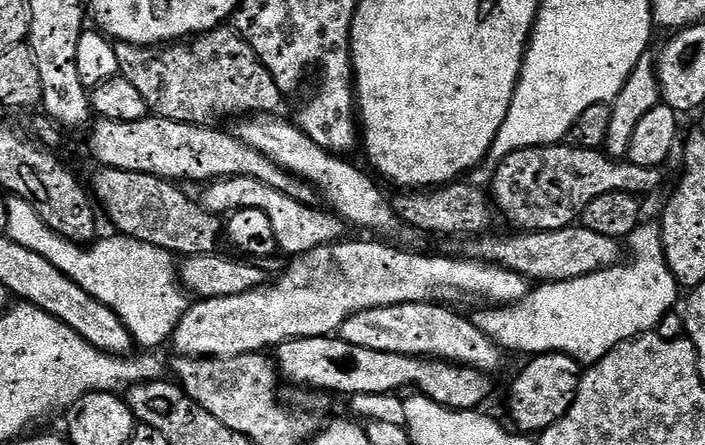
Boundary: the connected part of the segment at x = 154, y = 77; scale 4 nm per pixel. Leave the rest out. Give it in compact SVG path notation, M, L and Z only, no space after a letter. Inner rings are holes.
M221 26L213 32L203 32L200 36L173 43L171 46L145 46L142 44L116 44L118 54L119 75L131 82L146 98L149 113L174 122L202 125L215 125L218 121L230 116L238 118L272 118L284 108L285 93L278 90L274 78L270 78L270 70L262 66L258 54L232 26Z

